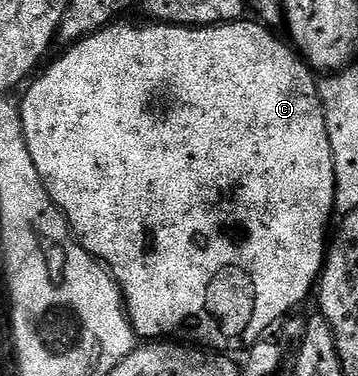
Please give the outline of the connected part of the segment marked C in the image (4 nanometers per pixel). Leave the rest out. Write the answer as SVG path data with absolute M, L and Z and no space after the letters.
M237 21L234 23L222 23L218 27L178 27L175 25L148 25L152 27L120 27L121 25L109 25L93 35L87 35L79 43L71 44L68 51L61 59L56 59L48 68L43 68L44 76L29 89L24 95L24 103L19 104L20 120L24 126L26 145L30 149L30 157L34 157L34 169L38 169L38 177L42 177L44 188L48 196L56 202L56 207L63 213L68 229L72 232L73 239L79 243L82 249L86 249L99 263L103 263L108 269L109 275L116 280L120 294L124 301L124 310L128 322L137 336L141 335L144 341L164 341L169 337L175 337L180 341L187 341L192 345L199 345L204 349L211 349L217 353L237 353L250 349L254 344L261 342L264 335L283 315L288 315L308 294L313 294L317 286L320 272L324 270L326 258L326 244L330 239L330 227L328 222L334 219L334 157L330 153L330 137L326 133L326 117L324 105L320 101L318 79L311 67L300 58L299 54L283 38L271 35L269 28L259 21Z

